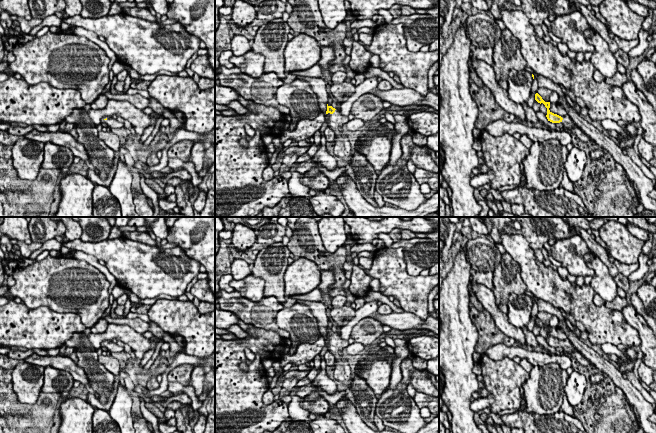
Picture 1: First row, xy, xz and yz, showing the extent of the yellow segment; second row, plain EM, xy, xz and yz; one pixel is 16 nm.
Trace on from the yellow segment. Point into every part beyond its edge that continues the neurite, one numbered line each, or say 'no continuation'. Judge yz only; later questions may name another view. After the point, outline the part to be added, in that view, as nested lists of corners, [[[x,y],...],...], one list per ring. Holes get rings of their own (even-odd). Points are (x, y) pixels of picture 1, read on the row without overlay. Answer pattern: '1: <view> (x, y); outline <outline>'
1: yz (567, 346); outline [[[569,339],[563,341],[562,348],[567,353],[572,353],[577,351]]]

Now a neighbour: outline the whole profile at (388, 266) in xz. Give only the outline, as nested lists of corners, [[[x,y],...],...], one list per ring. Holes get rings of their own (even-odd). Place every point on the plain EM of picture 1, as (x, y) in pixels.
[[[379,248],[367,274],[380,282],[379,292],[393,296],[405,312],[425,320],[428,316],[428,296],[439,285],[439,274],[432,277],[411,276],[406,269],[403,248]]]

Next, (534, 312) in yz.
[[[527,290],[525,291],[525,294],[534,299],[534,303],[531,311],[531,319],[527,325],[527,329],[529,331],[533,331],[533,328],[535,326],[535,318],[537,317],[537,314],[539,312],[538,305],[537,305],[538,298],[536,298],[530,291]]]

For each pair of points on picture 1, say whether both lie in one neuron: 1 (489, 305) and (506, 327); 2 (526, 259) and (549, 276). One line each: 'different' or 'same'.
1: same
2: same

